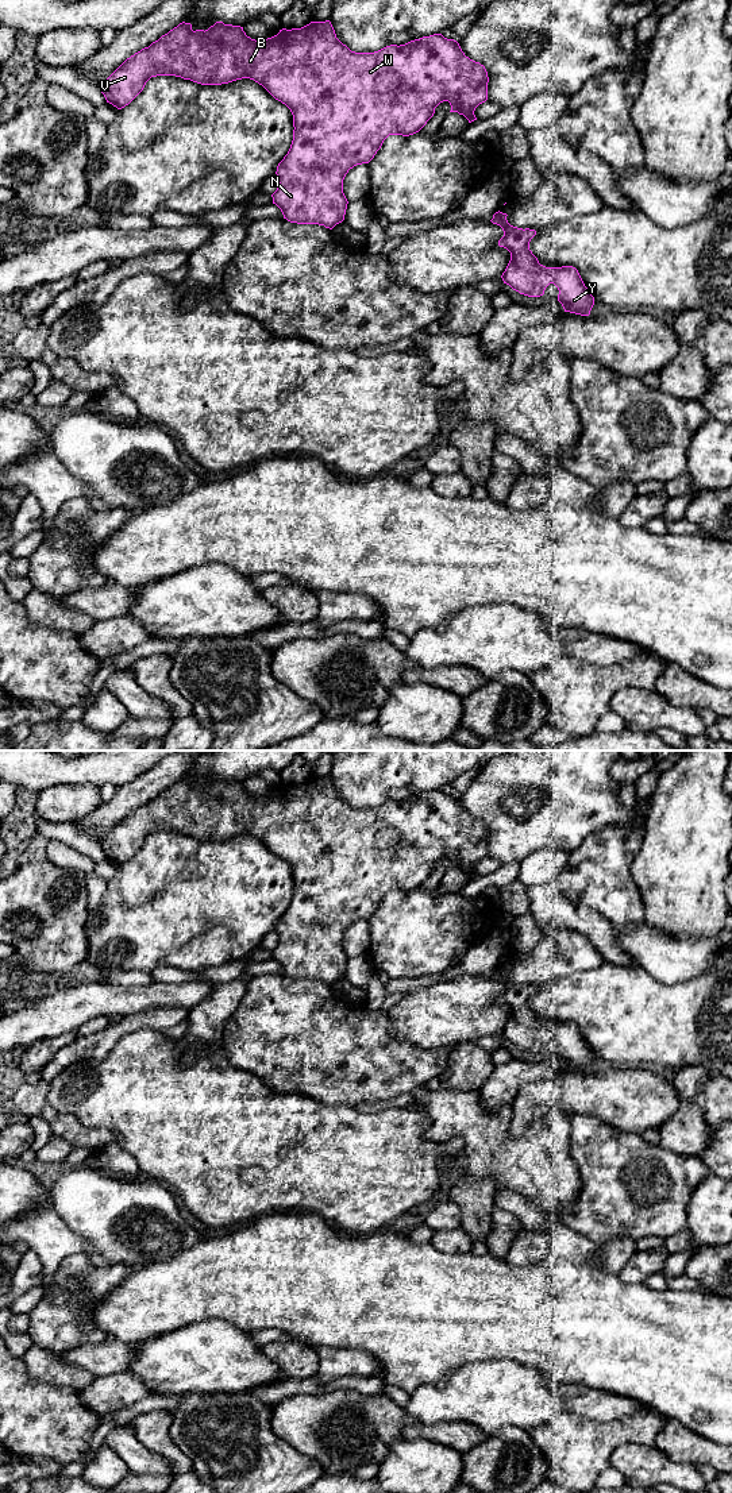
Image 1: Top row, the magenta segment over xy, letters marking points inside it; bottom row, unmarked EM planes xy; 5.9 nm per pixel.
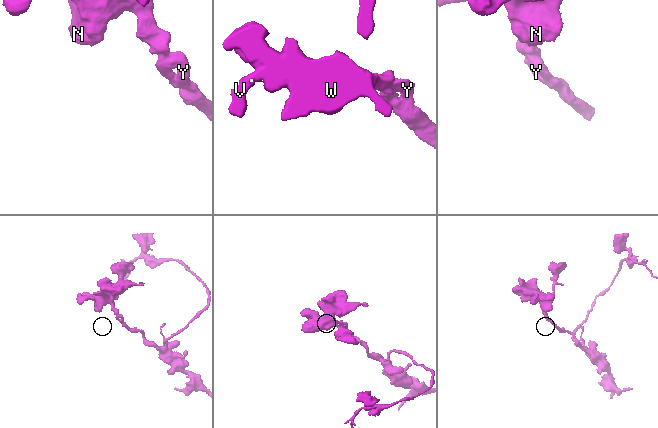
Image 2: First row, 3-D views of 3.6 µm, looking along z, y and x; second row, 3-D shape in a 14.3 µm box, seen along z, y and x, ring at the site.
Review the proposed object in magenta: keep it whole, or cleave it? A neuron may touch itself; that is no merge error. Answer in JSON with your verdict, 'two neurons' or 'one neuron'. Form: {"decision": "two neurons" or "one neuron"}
{"decision": "one neuron"}

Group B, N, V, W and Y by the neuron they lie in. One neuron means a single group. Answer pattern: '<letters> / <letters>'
B N V W Y

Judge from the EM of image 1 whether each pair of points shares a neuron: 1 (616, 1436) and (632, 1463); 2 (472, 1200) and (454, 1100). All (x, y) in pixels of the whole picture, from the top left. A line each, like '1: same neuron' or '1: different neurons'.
1: different neurons
2: different neurons

